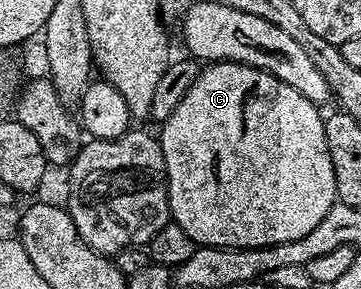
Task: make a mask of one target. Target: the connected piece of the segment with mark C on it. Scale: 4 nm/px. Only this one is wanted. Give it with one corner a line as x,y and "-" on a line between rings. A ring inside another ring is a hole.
213,62
205,65
186,92
186,96
182,96
178,108
174,108
174,112
170,112
168,119
159,127
158,141
166,164
168,212
171,221
177,222
182,232
186,232
186,236
190,236
190,240
194,240
197,246
258,248
302,240
302,236
307,236
338,201
334,164
330,164
330,152
324,131
325,115
320,114
320,110
321,107
317,103
306,100
302,92
290,88
290,84
282,84
282,80
278,80
278,76
270,76
270,72
262,72
258,68
237,62

